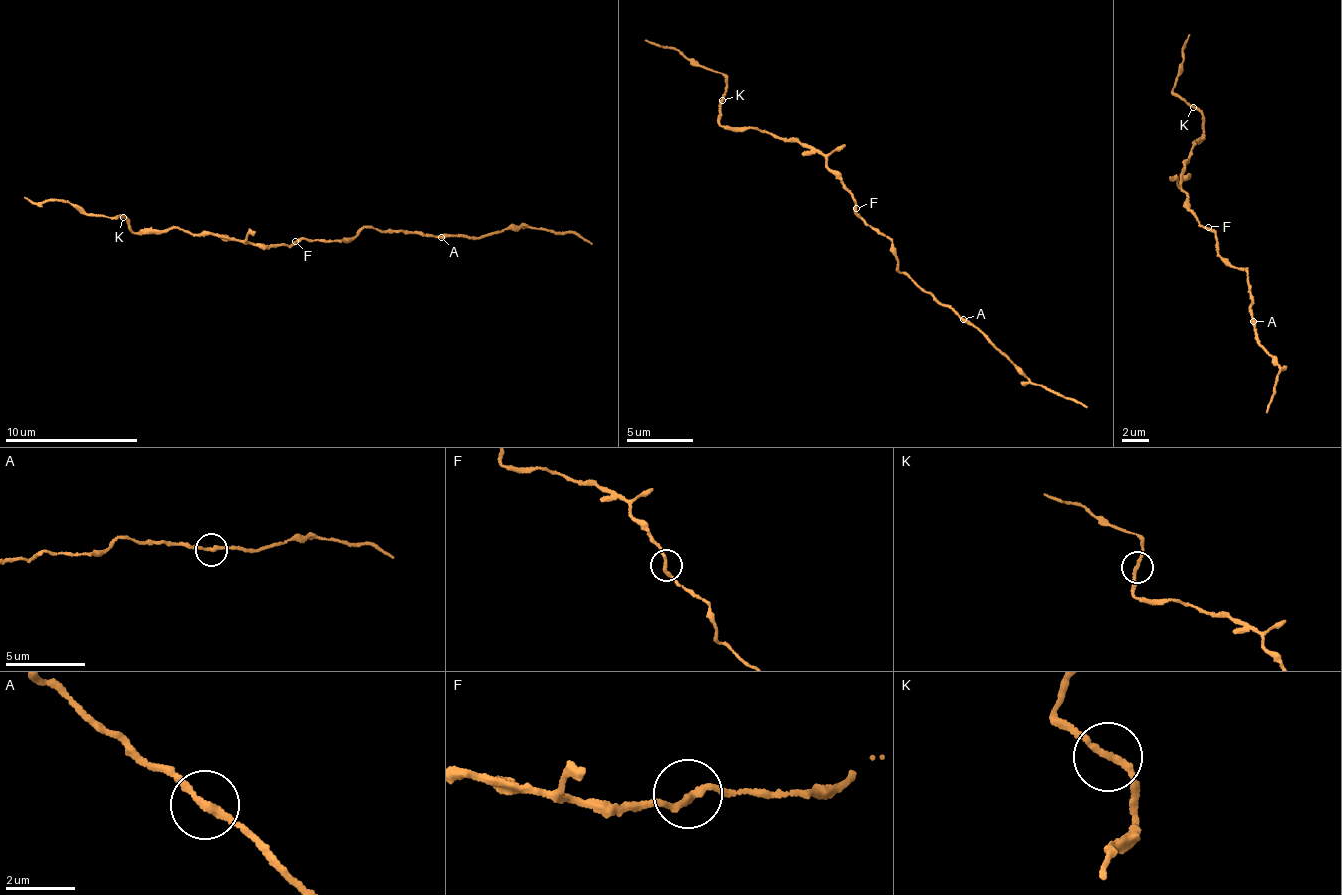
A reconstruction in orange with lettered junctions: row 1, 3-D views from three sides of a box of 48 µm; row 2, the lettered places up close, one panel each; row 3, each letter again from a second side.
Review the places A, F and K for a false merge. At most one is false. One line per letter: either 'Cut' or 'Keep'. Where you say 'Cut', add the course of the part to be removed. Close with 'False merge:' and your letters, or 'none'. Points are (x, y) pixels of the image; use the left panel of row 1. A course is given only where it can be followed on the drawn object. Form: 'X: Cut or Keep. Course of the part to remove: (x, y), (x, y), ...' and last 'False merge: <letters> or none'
A: Keep
F: Keep
K: Keep
False merge: none

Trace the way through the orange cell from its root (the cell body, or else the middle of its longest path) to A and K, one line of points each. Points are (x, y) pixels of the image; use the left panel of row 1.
A: (295, 244), (304, 240), (349, 238), (365, 227), (383, 232), (402, 231), (442, 237)
K: (295, 244), (288, 248), (276, 244), (255, 246), (170, 227), (137, 233), (130, 230), (130, 219), (123, 217)

